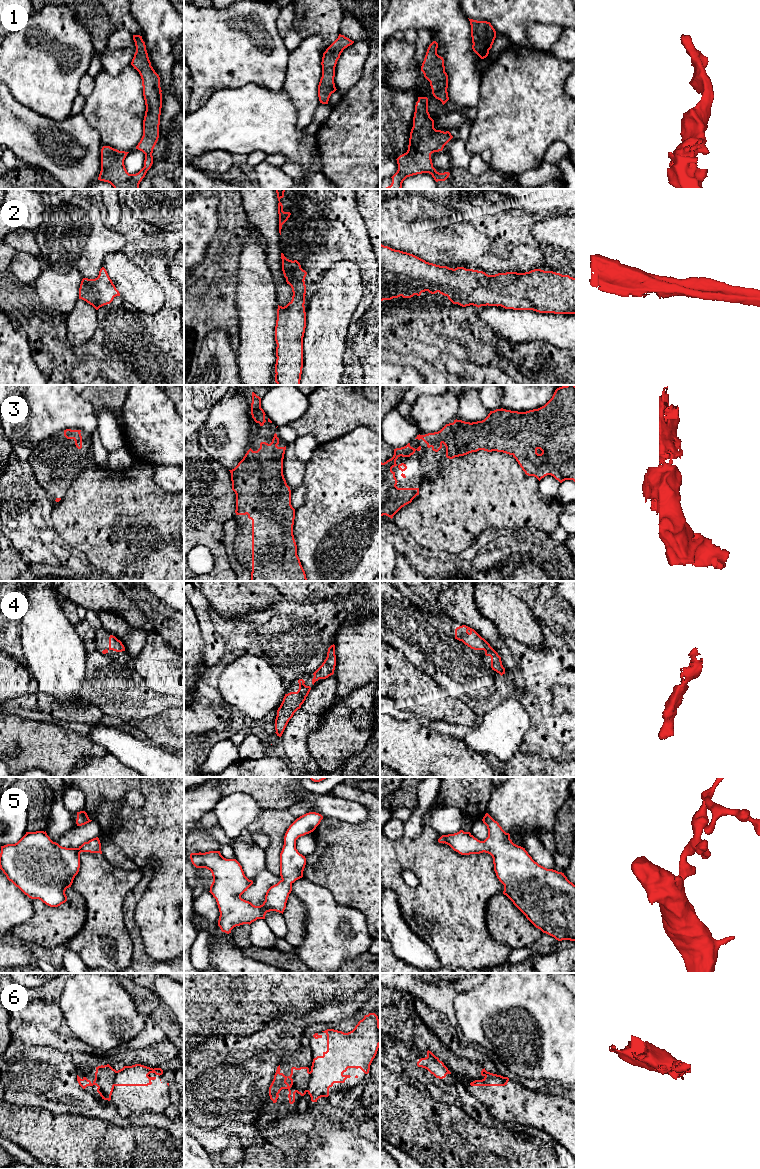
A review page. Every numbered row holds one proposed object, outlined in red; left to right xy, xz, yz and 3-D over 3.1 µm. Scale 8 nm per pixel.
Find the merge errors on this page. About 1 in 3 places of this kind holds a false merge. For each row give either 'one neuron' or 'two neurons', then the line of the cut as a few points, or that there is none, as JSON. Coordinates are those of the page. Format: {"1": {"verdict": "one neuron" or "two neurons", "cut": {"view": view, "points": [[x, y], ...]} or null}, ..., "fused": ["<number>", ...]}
{"1": {"verdict": "one neuron", "cut": null}, "2": {"verdict": "one neuron", "cut": null}, "3": {"verdict": "one neuron", "cut": null}, "4": {"verdict": "one neuron", "cut": null}, "5": {"verdict": "one neuron", "cut": null}, "6": {"verdict": "two neurons", "cut": {"view": "xz", "points": [[310, 1072], [310, 1080], [306, 1091]]}}, "fused": ["6"]}

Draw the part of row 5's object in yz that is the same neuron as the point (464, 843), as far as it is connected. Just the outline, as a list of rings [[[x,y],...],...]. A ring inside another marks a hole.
[[[488,813],[482,819],[487,826],[488,837],[484,841],[475,838],[470,832],[460,830],[454,834],[442,835],[439,843],[449,845],[461,855],[488,853],[493,858],[494,871],[504,885],[503,894],[543,933],[558,941],[576,941],[576,885],[570,882],[562,872],[547,869],[528,854],[525,848],[510,839],[497,821]]]

